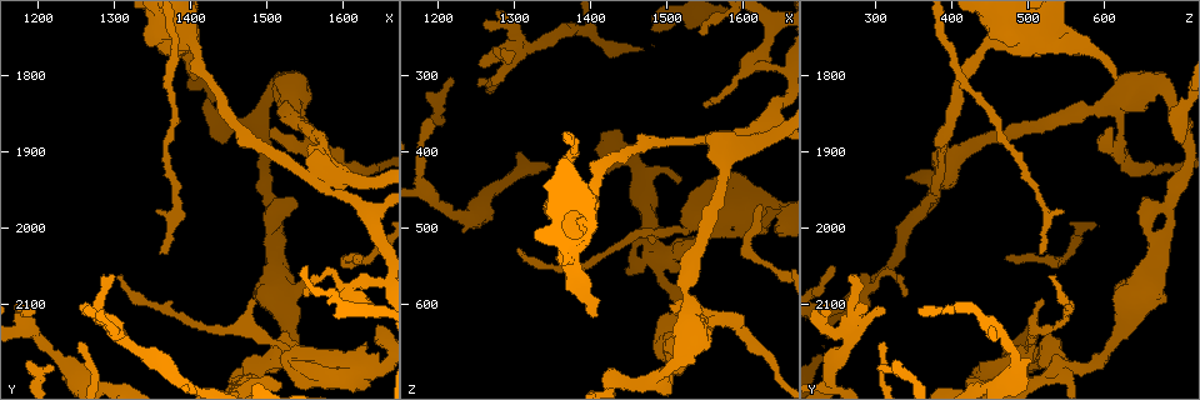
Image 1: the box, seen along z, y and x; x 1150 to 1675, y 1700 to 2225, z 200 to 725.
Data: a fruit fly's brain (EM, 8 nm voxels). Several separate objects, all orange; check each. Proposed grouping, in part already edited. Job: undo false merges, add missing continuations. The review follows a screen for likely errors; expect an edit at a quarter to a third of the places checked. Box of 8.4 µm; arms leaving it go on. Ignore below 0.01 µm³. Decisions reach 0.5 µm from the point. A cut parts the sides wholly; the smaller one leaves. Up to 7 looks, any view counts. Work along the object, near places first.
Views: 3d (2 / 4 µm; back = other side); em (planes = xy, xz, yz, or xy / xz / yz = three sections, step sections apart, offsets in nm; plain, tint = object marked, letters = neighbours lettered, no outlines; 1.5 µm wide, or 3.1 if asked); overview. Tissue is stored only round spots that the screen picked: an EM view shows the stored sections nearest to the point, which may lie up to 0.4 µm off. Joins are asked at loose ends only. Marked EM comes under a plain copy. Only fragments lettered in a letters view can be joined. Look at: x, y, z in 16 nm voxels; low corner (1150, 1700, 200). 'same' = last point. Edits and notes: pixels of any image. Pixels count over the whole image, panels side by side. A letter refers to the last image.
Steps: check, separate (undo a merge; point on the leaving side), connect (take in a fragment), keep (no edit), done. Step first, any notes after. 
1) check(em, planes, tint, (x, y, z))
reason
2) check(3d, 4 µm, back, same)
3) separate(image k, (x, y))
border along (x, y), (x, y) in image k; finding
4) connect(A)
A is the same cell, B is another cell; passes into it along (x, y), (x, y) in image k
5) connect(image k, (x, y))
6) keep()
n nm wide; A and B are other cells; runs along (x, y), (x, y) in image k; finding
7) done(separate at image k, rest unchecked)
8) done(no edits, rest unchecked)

check(3d, 2 µm, back, (1610, 2045, 535))
sharp bend

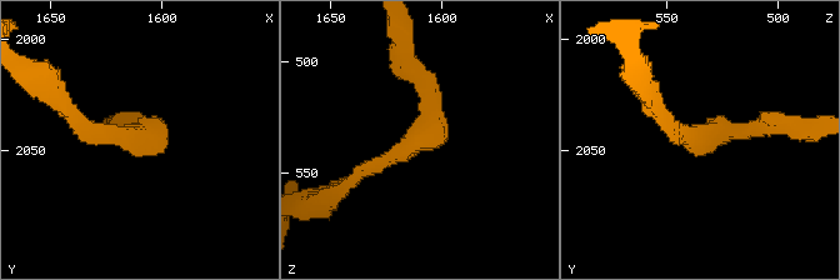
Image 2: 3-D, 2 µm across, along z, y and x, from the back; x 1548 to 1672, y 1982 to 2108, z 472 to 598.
check(em, planes, letters, (1607, 2045, 534))
now the EM

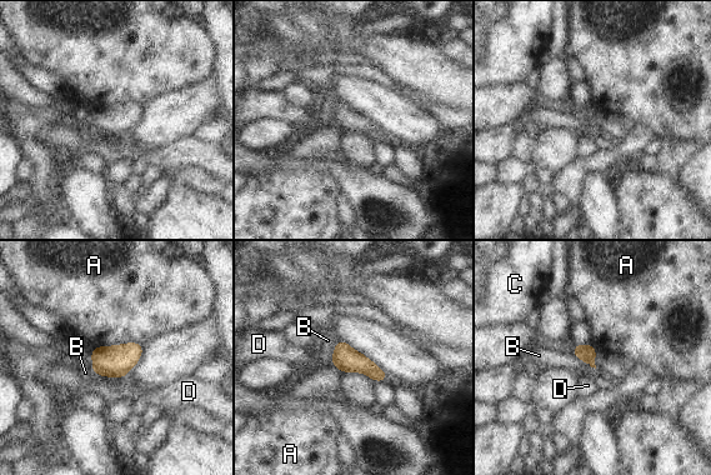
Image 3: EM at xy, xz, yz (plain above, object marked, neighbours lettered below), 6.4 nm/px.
keep()
A, B, C and D are other cells; border along (141, 344), (99, 345), (90, 350) in image 3; one neuron here

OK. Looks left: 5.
check(em, xz, step 4, tint, (1365, 2030, 515))
an open end

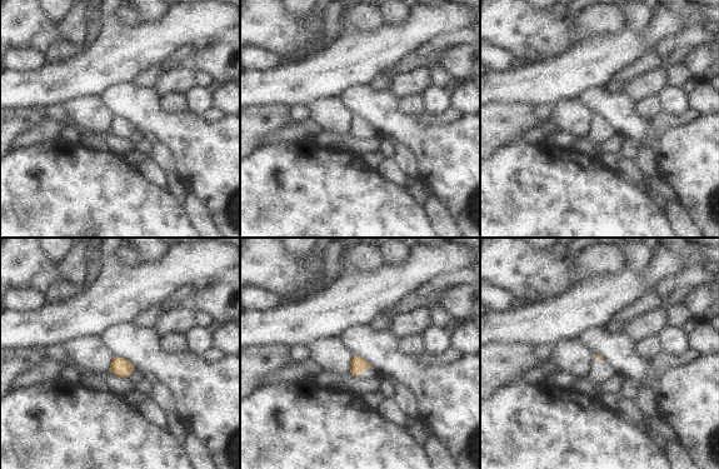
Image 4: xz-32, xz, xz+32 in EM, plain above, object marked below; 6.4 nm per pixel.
check(em, planes, letters, same)
another direction

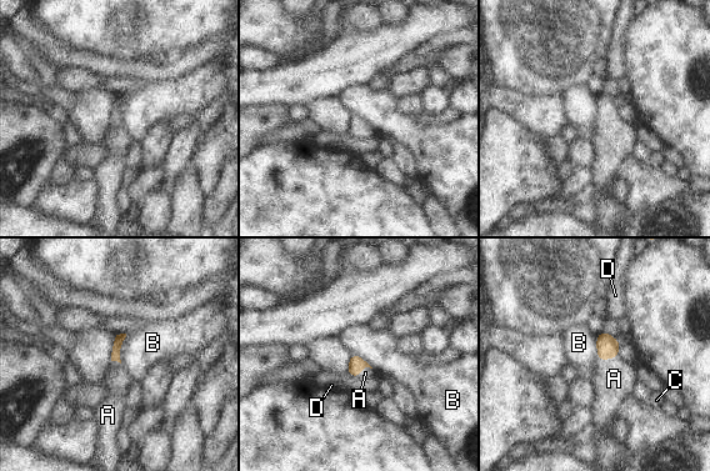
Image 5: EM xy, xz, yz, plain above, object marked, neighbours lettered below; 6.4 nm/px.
connect(A)
B touches over 200 nm; A is the same cell, B, C and D are other cells; passes into it along (608, 347), (608, 357), (614, 379) in image 5; the neuron continues

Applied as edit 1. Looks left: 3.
check(em, planes, letters, (1550, 2090, 340))
free end

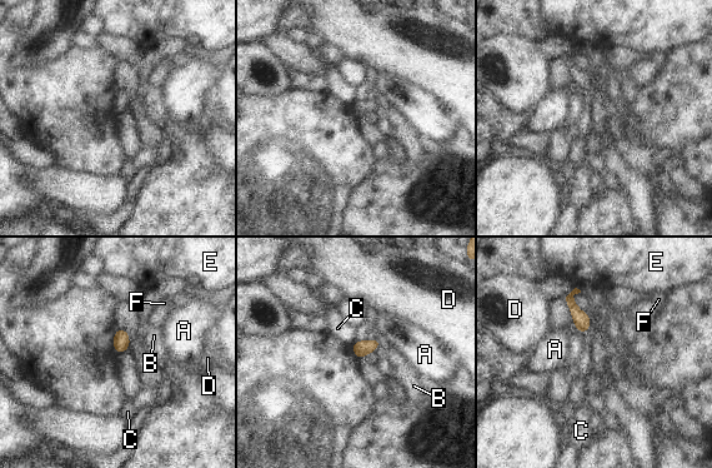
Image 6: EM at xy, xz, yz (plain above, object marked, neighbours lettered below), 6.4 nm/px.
keep()
110 nm wide; A, B, C, D, E and F are other cells; border along (355, 340), (351, 347) in image 6; no lettered fragment goes on from it

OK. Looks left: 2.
done(connect at image 5, rest unchecked)

